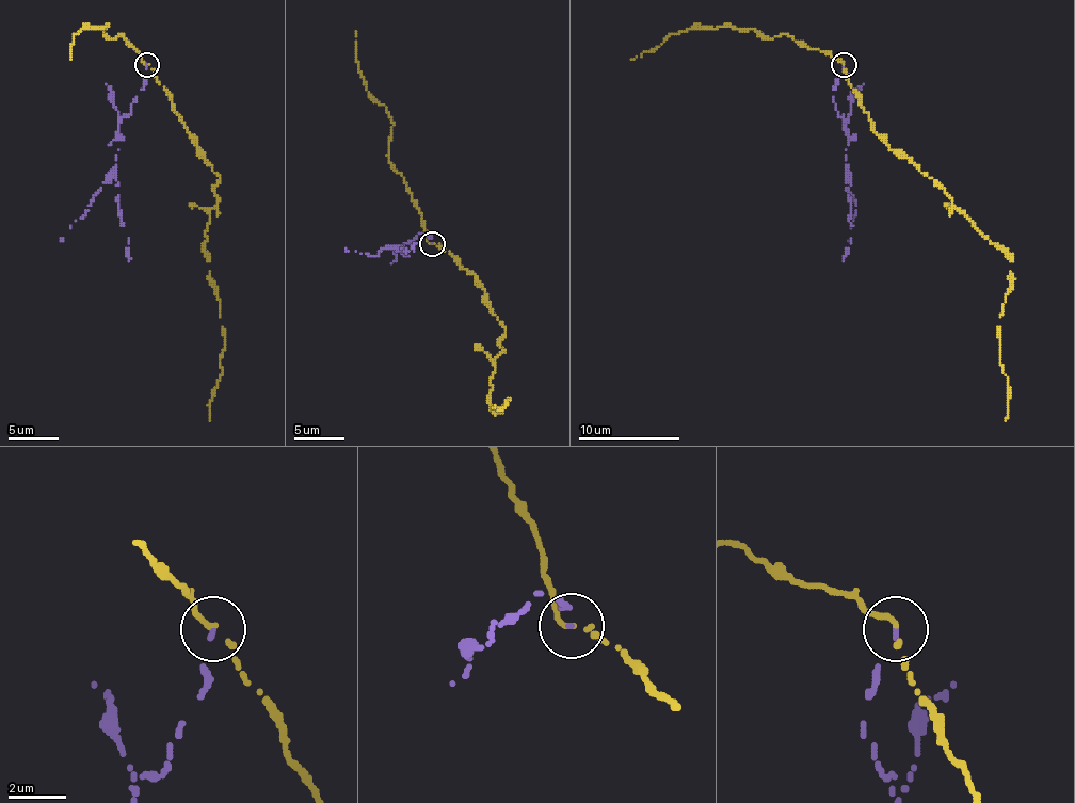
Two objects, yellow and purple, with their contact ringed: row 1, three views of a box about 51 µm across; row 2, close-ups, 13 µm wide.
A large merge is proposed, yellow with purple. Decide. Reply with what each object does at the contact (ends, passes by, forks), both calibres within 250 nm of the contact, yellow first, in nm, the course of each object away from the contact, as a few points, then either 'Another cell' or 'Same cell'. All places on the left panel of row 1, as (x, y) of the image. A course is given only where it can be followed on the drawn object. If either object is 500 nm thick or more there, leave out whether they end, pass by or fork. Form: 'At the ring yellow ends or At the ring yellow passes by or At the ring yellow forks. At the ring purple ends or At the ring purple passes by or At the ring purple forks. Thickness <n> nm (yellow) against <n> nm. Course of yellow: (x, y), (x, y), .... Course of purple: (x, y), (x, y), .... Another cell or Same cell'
At the ring yellow ends. At the ring purple ends. Thickness 200 nm (yellow) against 110 nm. Course of yellow: (146, 64), (166, 90), (199, 155), (220, 177), (217, 203), (205, 230), (209, 284), (225, 337), (209, 420). Course of purple: (146, 64), (144, 86), (118, 125), (118, 134), (111, 142), (118, 149), (116, 170), (89, 210), (60, 241). Another cell

